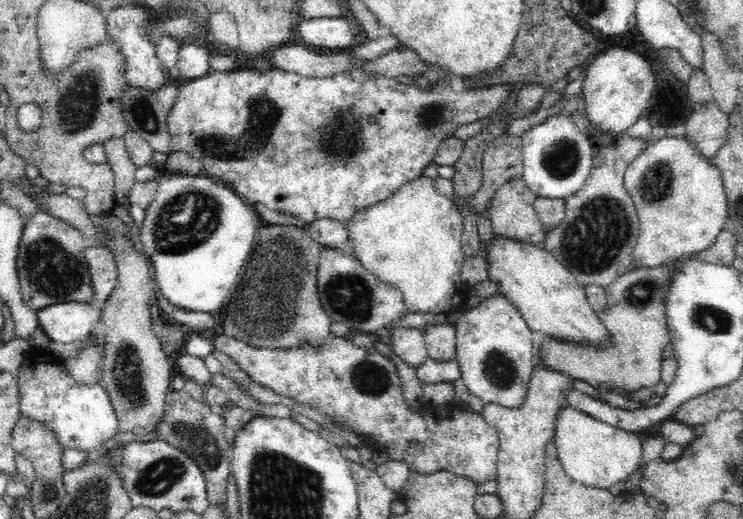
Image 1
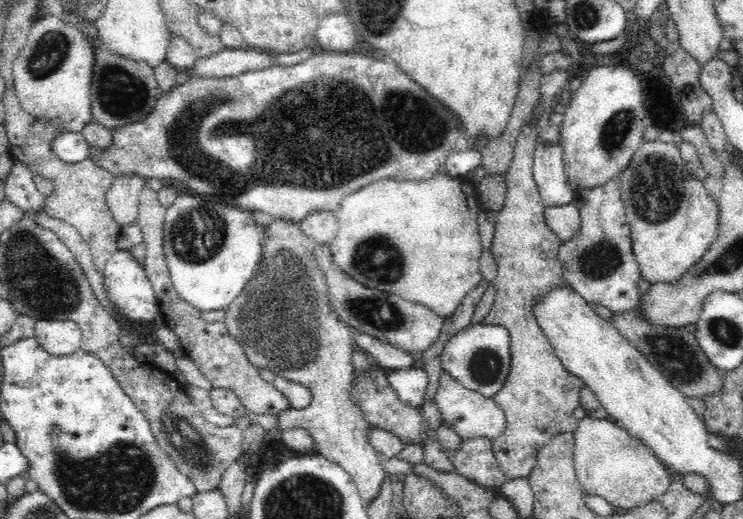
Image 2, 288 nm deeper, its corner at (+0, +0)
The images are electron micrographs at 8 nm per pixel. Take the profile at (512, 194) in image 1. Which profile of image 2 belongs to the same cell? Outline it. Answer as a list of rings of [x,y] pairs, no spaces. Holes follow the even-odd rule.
[[[532,112],[520,130],[514,164],[504,178],[508,184],[508,194],[506,204],[496,220],[496,238],[492,246],[492,256],[498,268],[498,276],[494,280],[496,304],[490,316],[484,320],[484,324],[502,326],[510,334],[512,368],[506,384],[494,396],[494,402],[506,414],[508,428],[494,440],[492,450],[500,468],[512,480],[530,476],[540,454],[538,450],[544,444],[548,444],[558,434],[576,432],[578,420],[574,420],[572,412],[580,408],[580,390],[586,386],[586,382],[568,372],[568,368],[556,356],[552,342],[546,338],[534,314],[536,302],[540,302],[540,298],[544,298],[550,290],[568,284],[558,256],[564,242],[546,224],[544,200],[534,180],[536,146],[540,144],[540,112]]]

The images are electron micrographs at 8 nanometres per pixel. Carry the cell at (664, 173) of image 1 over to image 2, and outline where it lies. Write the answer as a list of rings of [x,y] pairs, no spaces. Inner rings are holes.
[[[660,140],[646,142],[638,148],[630,166],[622,172],[620,186],[622,186],[622,204],[626,208],[626,222],[632,232],[632,252],[640,268],[642,280],[646,280],[648,284],[682,282],[696,268],[700,258],[708,254],[708,248],[712,248],[712,242],[718,236],[720,204],[714,202],[714,198],[708,194],[708,190],[700,180],[694,180],[686,172],[682,152],[674,144],[666,144]]]

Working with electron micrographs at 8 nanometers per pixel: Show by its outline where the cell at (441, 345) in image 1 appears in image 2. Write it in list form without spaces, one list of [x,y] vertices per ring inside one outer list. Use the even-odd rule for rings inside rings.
[[[444,370],[440,374],[440,386],[438,392],[434,396],[434,406],[436,410],[442,414],[442,420],[446,422],[448,428],[452,428],[462,442],[472,440],[472,438],[484,438],[490,444],[494,444],[494,440],[504,434],[504,430],[508,428],[508,420],[504,410],[494,402],[494,398],[486,398],[474,390],[464,388],[458,380],[454,380],[452,376],[448,376]]]

